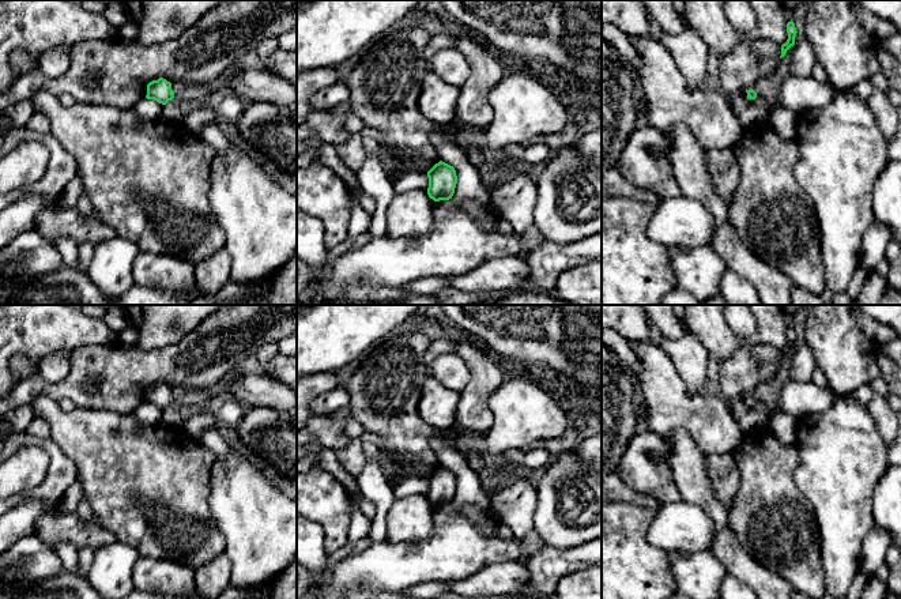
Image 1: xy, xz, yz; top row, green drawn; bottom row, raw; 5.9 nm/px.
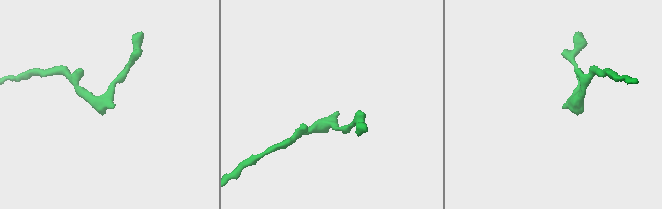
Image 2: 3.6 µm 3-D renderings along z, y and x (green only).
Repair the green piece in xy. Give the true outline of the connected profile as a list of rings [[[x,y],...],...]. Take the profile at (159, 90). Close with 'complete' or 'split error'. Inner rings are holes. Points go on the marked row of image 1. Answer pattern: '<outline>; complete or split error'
[[[163,78],[152,80],[147,84],[147,99],[154,99],[162,105],[166,105],[174,98],[174,91],[171,90],[171,83]]]; complete

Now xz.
[[[440,161],[429,172],[427,195],[434,201],[449,200],[455,193],[457,176],[453,166]]]; complete

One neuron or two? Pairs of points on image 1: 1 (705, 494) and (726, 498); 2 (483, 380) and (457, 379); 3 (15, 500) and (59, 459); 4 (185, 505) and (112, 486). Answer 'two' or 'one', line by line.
1: two
2: two
3: one
4: one

